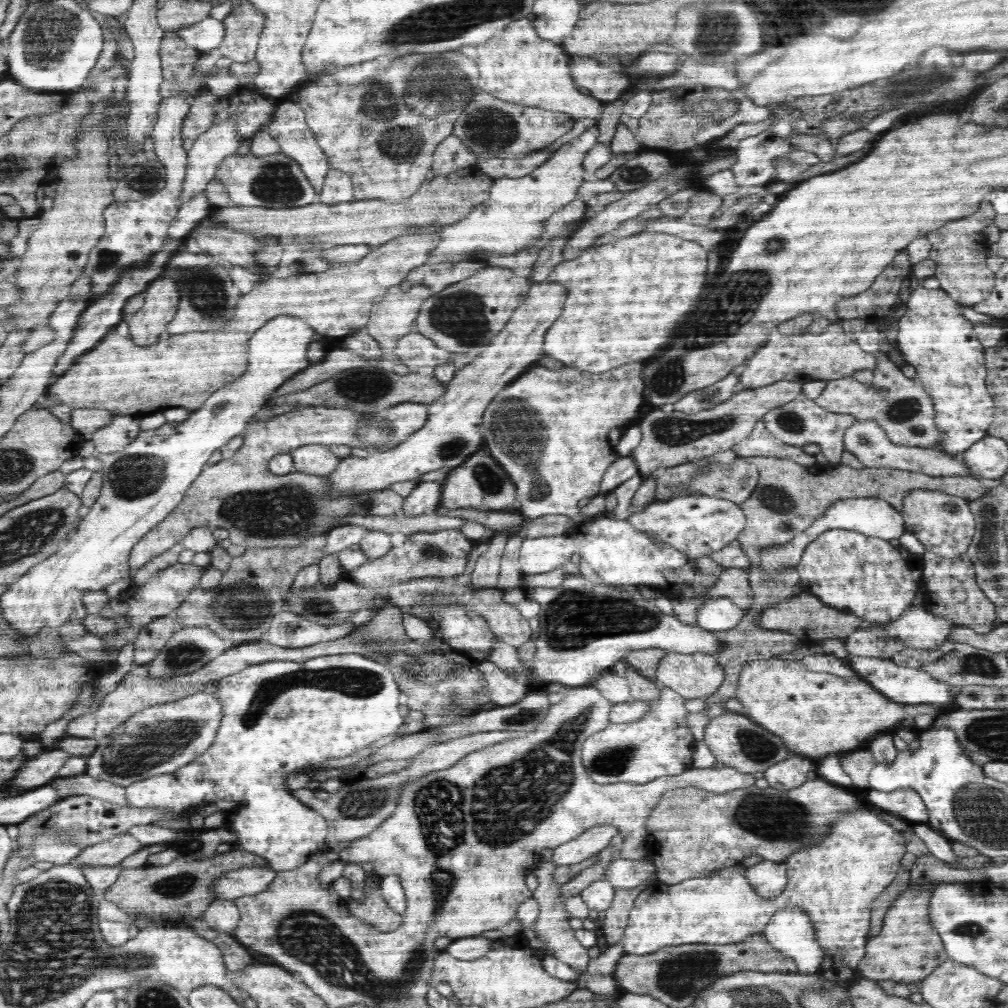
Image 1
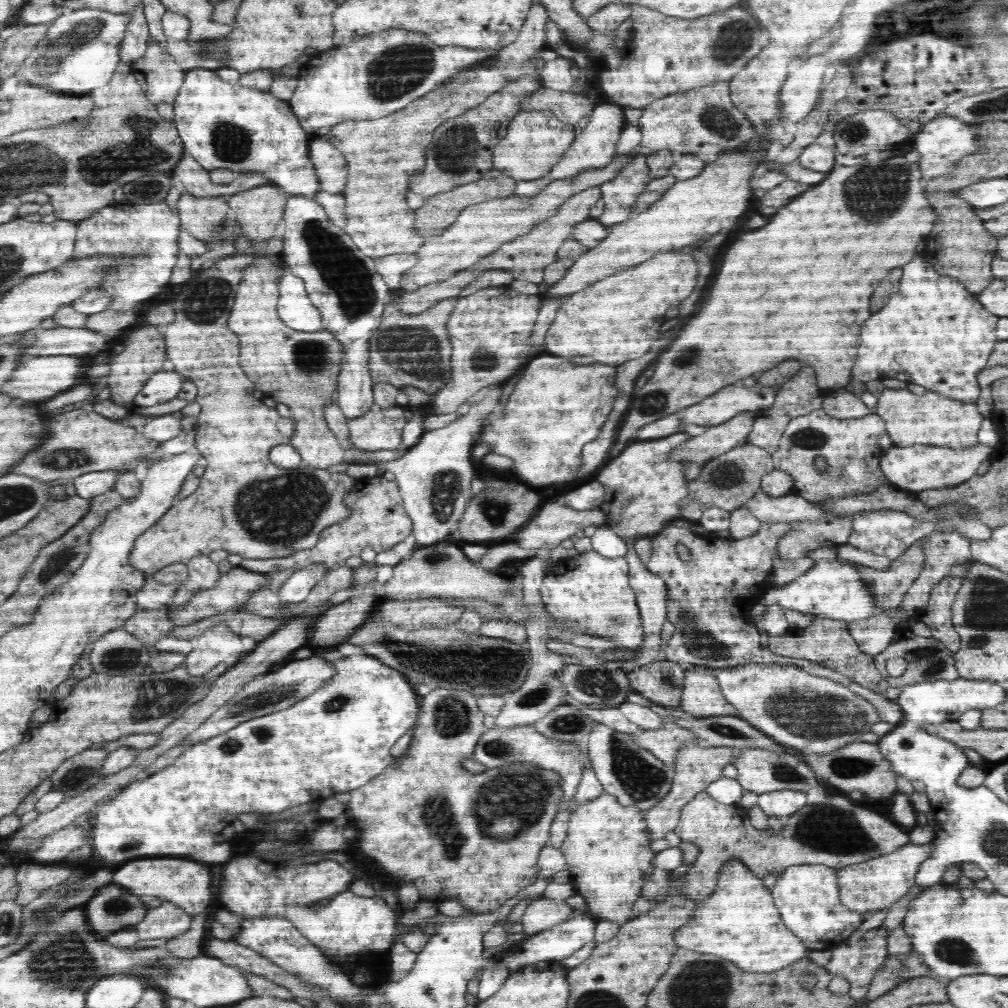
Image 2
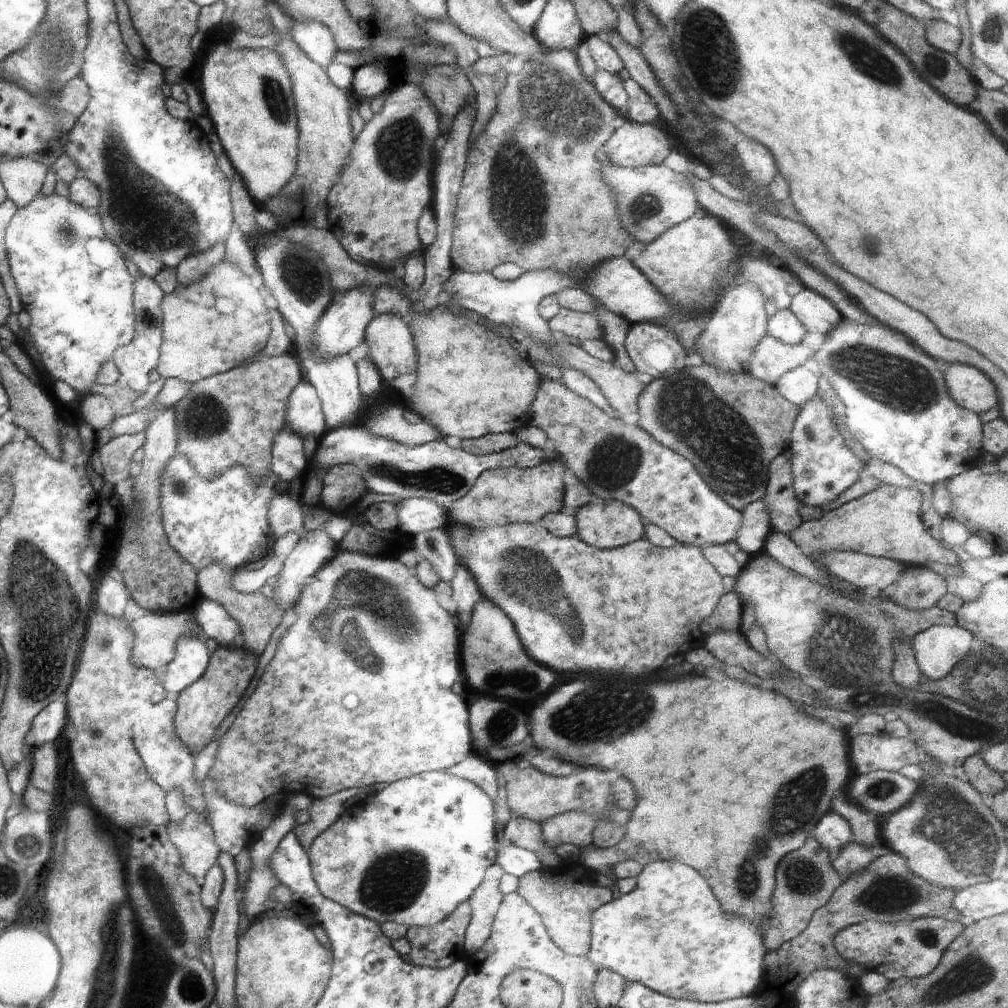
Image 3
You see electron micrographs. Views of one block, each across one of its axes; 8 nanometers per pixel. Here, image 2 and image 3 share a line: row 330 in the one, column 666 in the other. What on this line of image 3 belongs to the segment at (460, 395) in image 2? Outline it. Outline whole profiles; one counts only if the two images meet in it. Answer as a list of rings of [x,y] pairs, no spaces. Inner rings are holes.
[[[542,380],[530,412],[530,424],[546,432],[558,459],[566,460],[576,480],[588,486],[594,496],[620,500],[620,504],[634,508],[643,522],[660,526],[678,542],[704,548],[736,540],[744,522],[742,514],[708,488],[694,464],[660,446],[642,428],[626,426],[554,380]]]

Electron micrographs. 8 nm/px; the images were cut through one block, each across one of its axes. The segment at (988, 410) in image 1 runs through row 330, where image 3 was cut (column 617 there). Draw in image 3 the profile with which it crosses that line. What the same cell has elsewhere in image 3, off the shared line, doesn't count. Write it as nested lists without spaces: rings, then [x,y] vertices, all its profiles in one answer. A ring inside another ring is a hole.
[[[650,862],[638,874],[637,884],[632,892],[620,894],[592,912],[592,944],[588,960],[598,972],[610,970],[660,994],[698,1002],[720,1002],[748,996],[756,990],[762,978],[762,958],[766,956],[760,928],[748,920],[724,914],[710,886],[694,868],[678,862]]]

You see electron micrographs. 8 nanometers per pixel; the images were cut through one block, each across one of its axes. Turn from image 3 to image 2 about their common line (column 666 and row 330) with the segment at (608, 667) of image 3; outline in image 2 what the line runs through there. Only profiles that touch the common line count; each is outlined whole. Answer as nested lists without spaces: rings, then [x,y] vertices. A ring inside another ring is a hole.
[[[662,252],[652,260],[608,276],[572,294],[546,334],[546,350],[564,358],[592,356],[602,364],[622,364],[644,356],[658,340],[664,314],[686,300],[698,284],[696,260],[680,252]]]

